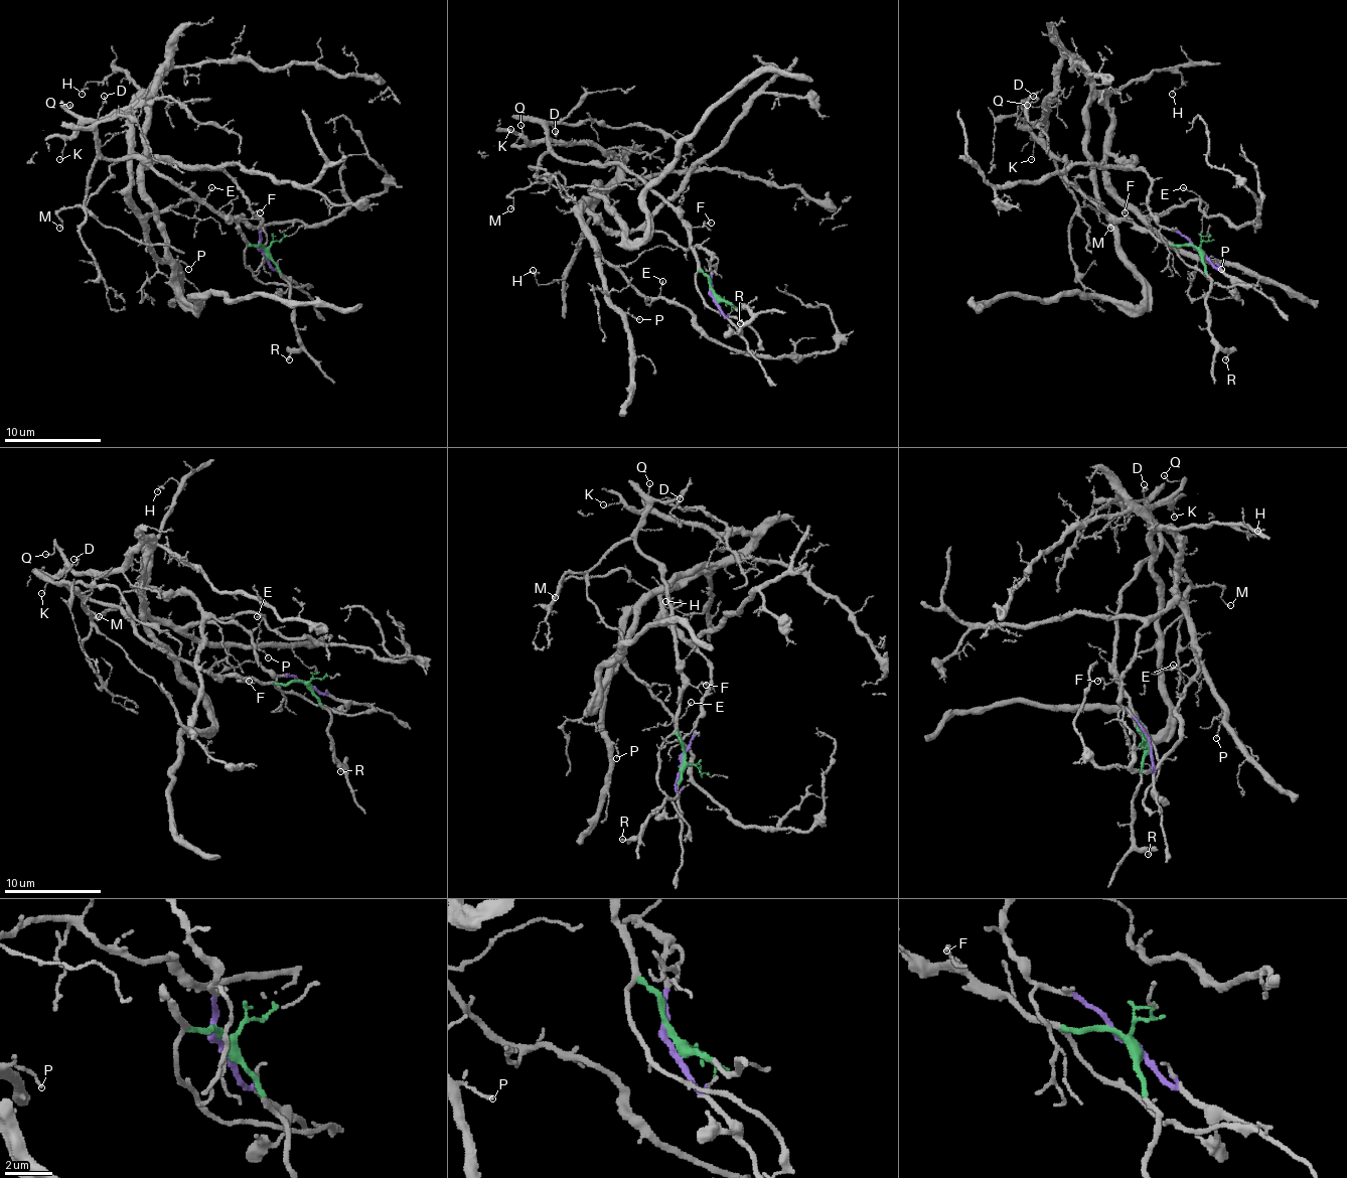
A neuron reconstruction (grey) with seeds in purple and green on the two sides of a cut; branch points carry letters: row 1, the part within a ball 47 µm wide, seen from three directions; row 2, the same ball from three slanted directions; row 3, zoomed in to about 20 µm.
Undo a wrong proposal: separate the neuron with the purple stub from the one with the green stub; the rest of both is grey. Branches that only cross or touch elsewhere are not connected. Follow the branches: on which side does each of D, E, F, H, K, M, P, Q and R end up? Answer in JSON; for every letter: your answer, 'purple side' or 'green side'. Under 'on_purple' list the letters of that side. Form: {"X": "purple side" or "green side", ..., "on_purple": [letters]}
{"D": "green side", "E": "purple side", "F": "green side", "H": "purple side", "K": "purple side", "M": "purple side", "P": "purple side", "Q": "purple side", "R": "green side", "on_purple": ["E", "H", "K", "M", "P", "Q"]}

